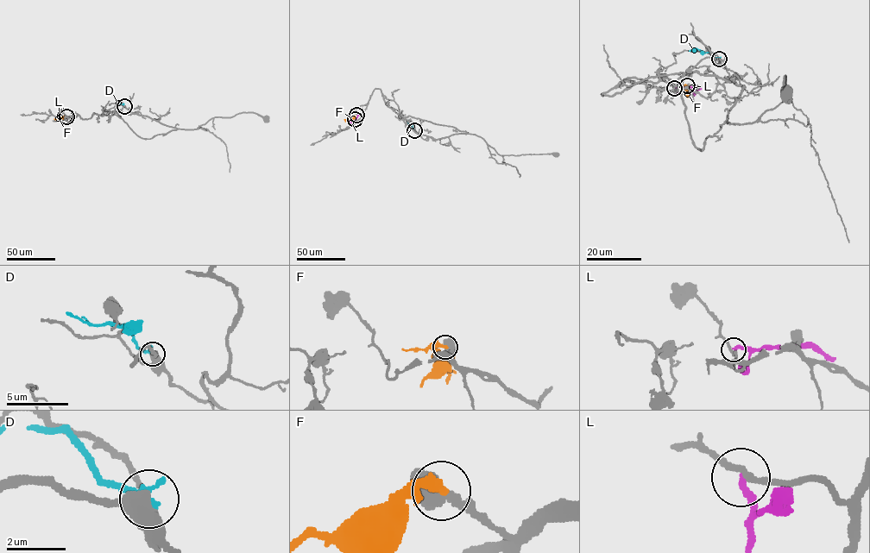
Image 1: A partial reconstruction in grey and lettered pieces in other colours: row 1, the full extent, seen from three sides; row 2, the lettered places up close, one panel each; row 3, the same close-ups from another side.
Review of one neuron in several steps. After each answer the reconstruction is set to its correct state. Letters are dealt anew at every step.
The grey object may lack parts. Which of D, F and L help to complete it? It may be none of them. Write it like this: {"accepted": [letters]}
{"accepted": []}

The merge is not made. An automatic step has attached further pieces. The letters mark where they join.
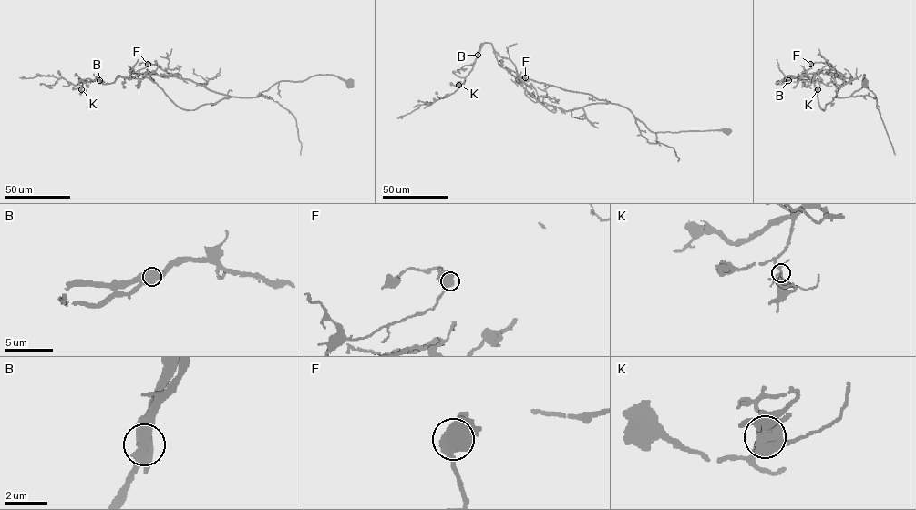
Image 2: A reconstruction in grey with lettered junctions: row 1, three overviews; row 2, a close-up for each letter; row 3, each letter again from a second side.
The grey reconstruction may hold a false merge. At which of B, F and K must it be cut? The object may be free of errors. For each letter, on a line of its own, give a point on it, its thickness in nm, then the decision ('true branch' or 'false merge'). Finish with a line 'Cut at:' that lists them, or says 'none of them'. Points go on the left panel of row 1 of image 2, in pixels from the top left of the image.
B: place (99, 80); calibre 600 nm; false merge
F: place (148, 64); calibre 600 nm; true branch
K: place (81, 89); calibre 320 nm; true branch
Cut at: B

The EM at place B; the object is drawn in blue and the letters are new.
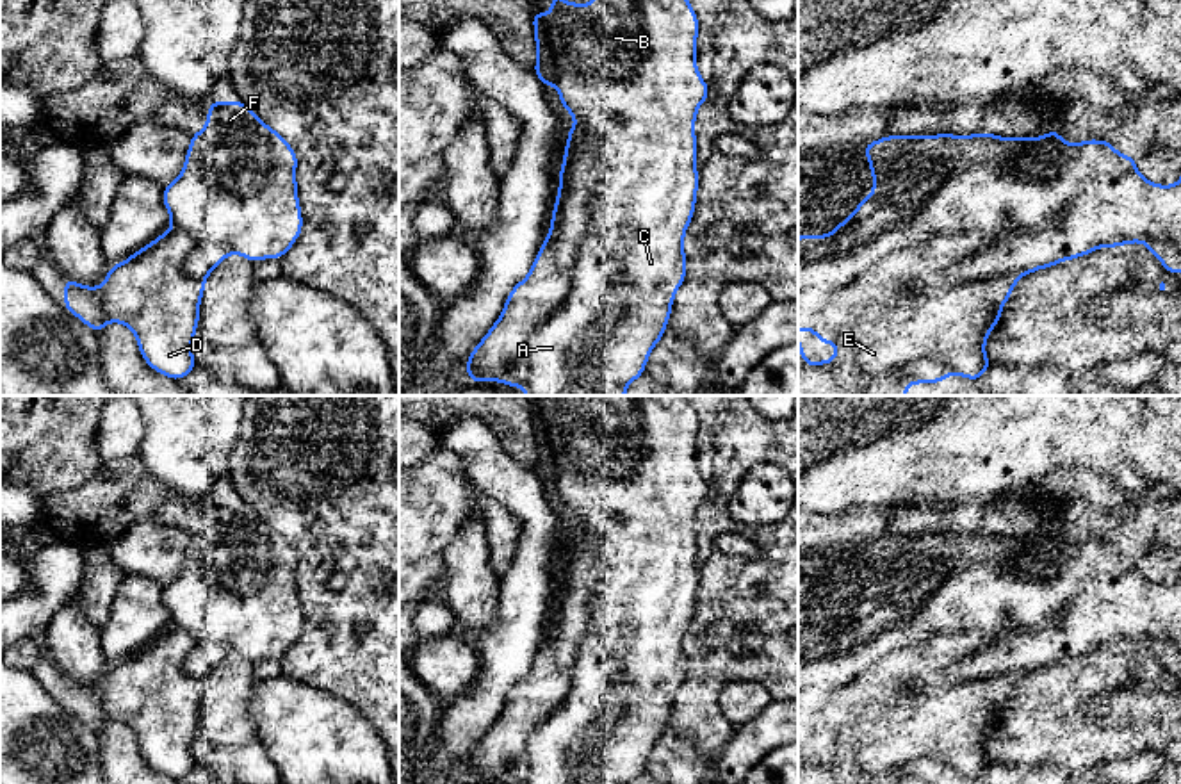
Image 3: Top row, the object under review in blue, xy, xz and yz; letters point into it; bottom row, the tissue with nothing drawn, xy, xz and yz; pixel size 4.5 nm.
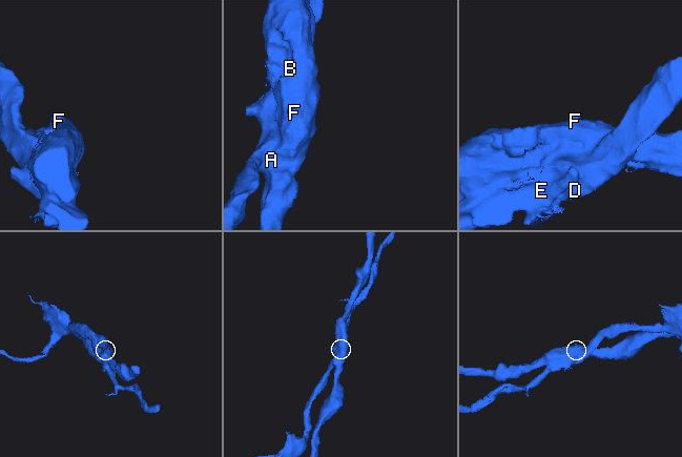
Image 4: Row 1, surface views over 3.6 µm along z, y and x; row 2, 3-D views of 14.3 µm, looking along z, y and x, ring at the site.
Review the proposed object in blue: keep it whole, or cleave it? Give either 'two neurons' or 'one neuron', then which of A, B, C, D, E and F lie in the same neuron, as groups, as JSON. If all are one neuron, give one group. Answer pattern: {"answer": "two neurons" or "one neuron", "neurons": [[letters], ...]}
{"answer": "two neurons", "neurons": [["A", "B", "C", "F"], ["D", "E"]]}

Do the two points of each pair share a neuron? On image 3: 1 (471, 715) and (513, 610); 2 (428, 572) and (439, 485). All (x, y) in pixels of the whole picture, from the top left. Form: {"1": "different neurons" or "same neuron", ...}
{"1": "same neuron", "2": "same neuron"}

